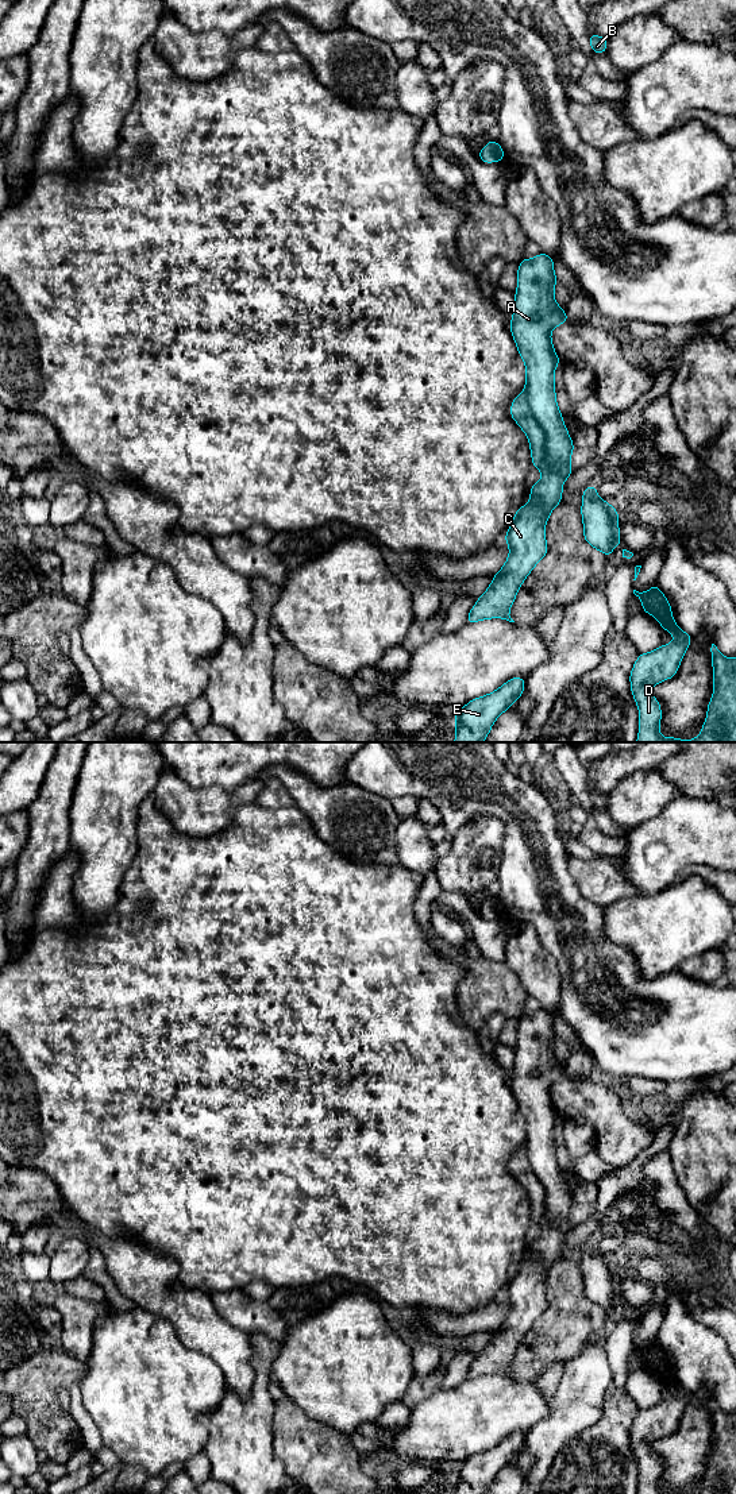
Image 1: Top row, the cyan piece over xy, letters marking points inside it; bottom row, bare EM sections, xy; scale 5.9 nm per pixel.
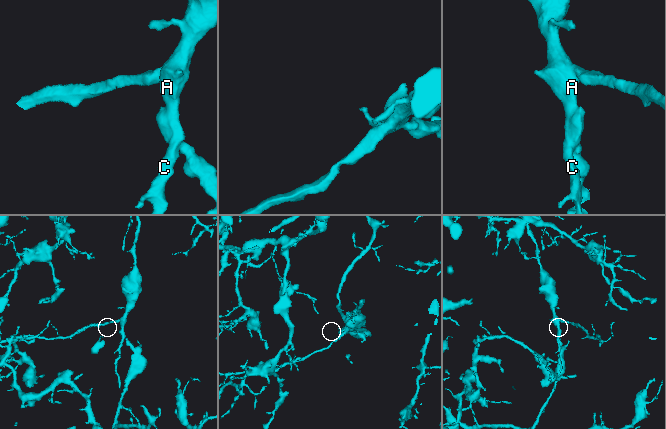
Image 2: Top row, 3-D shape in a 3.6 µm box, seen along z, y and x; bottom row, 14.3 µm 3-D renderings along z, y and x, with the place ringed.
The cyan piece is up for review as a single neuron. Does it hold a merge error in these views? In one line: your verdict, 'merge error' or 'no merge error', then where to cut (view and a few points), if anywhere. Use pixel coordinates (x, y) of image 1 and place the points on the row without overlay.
merge error; cut in xy along (524, 1145), (531, 1170), (543, 1186), (544, 1220), (542, 1224)

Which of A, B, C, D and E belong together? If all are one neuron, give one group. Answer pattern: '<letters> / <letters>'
A B C E / D

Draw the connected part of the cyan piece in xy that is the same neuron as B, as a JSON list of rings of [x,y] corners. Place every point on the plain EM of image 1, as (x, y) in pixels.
[[[596,790],[589,791],[593,808],[605,810],[608,794],[598,792]]]

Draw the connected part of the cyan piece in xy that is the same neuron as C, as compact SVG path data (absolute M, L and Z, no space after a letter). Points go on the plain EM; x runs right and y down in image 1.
M542 1008L520 1016L510 1089L525 1119L531 1169L544 1186L546 1220L540 1224L542 1235L529 1246L529 1258L516 1267L504 1292L509 1312L470 1366L467 1379L490 1374L515 1378L509 1364L525 1333L548 1308L546 1278L562 1256L563 1236L558 1225L570 1220L574 1200L555 1150L554 1131L560 1115L554 1105L551 1088L569 1078L566 1066L555 1057L556 1038L550 1011Z

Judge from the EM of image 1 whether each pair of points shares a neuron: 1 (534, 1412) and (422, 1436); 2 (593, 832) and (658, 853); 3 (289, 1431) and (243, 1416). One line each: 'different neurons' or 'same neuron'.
1: same neuron
2: different neurons
3: different neurons

